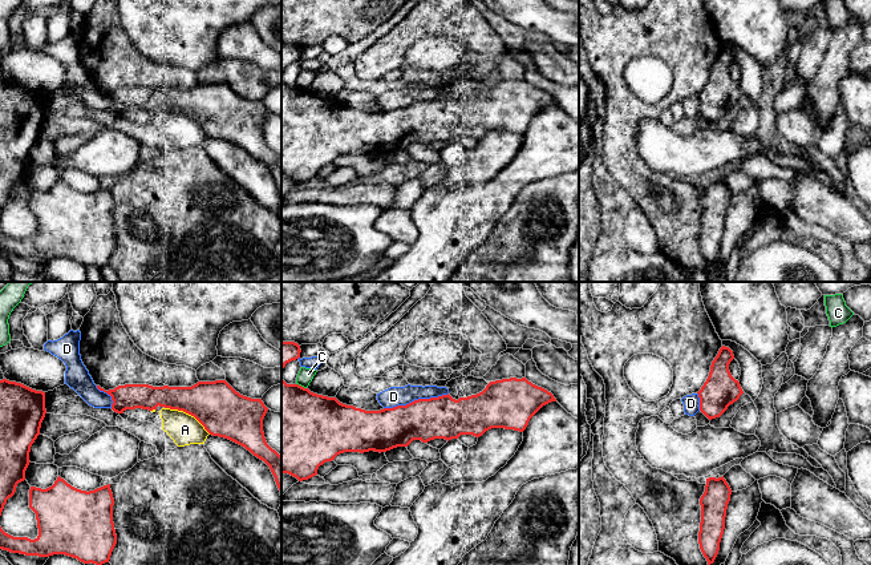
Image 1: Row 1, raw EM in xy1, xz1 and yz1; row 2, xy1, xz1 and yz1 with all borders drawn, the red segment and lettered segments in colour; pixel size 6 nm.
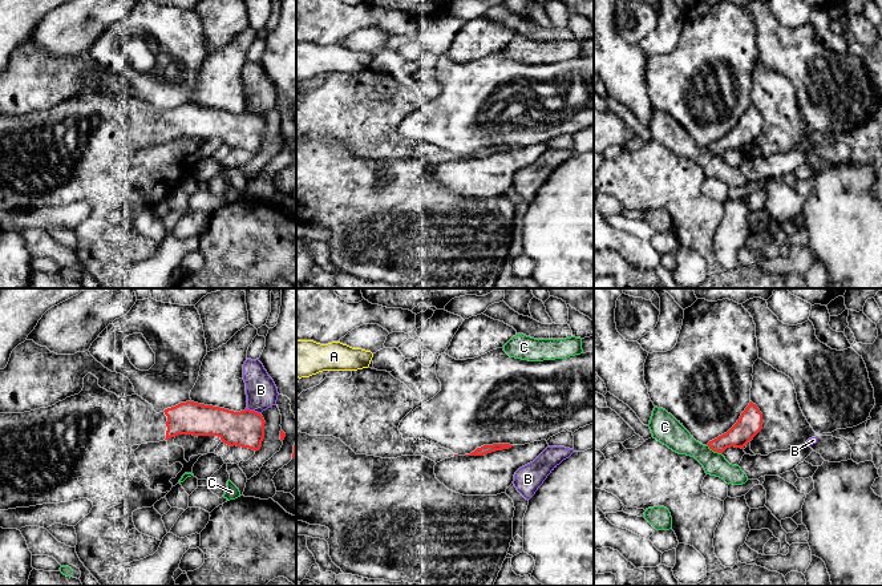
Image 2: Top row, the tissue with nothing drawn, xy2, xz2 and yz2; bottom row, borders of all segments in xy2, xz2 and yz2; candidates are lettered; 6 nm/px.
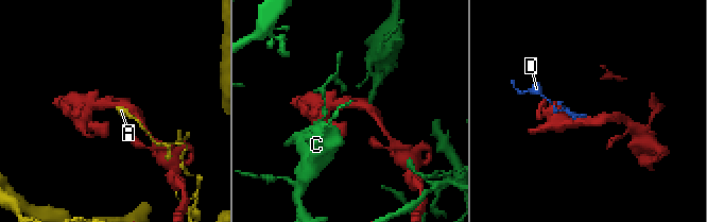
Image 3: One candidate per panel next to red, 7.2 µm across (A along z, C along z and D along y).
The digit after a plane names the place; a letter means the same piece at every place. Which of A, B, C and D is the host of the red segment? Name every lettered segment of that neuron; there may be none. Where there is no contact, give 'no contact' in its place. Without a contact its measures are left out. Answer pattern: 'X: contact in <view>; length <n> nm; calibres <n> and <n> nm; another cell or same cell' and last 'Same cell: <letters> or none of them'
A: contact in xy1; length 320 nm; calibres 300 and 190 nm; another cell
B: contact in xy2; length 90 nm; calibres 220 and 190 nm; another cell
C: contact in yz2; length 120 nm; calibres 140 and 160 nm; another cell
D: contact in xz1; length 400 nm; calibres 260 and 120 nm; another cell
Same cell: none of them

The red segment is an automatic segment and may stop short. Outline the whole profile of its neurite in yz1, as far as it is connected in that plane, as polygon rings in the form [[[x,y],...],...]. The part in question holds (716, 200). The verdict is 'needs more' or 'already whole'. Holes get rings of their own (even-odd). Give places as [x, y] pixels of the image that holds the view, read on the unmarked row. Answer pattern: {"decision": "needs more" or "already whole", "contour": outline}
{"decision": "already whole", "contour": [[[724,178],[706,181],[705,194],[700,201],[698,246],[708,267],[714,265],[720,253],[730,197],[732,191]]]}

